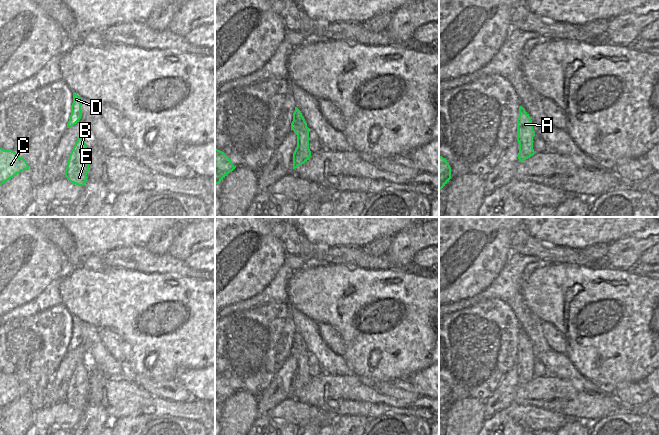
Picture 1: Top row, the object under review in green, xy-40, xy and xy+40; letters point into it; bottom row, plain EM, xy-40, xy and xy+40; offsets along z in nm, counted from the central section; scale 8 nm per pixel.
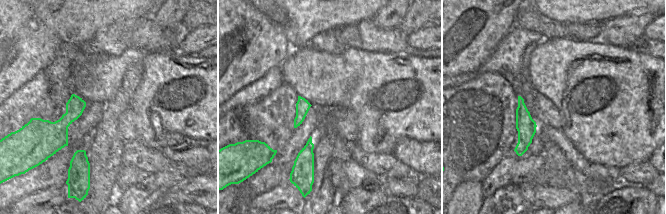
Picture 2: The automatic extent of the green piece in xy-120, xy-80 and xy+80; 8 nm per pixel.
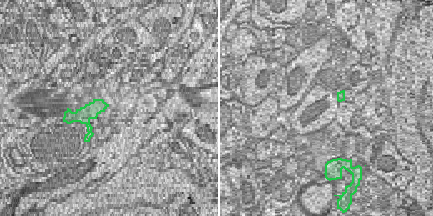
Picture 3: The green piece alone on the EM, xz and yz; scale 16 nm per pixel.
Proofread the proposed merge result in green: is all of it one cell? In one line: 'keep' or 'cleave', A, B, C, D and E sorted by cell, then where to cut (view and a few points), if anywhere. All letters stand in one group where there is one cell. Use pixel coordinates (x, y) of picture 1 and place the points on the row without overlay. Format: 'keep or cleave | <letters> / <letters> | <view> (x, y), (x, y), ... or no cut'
cleave | A B E / C D | xy (301, 339), (297, 350), (293, 354)

